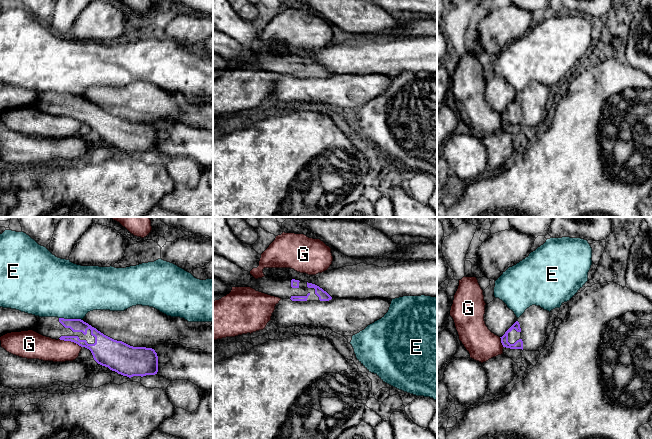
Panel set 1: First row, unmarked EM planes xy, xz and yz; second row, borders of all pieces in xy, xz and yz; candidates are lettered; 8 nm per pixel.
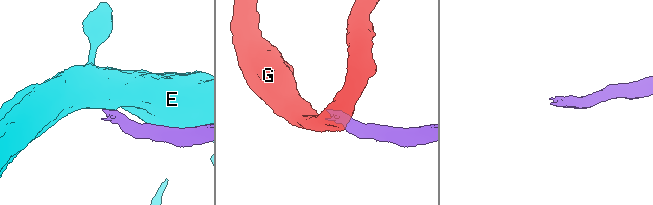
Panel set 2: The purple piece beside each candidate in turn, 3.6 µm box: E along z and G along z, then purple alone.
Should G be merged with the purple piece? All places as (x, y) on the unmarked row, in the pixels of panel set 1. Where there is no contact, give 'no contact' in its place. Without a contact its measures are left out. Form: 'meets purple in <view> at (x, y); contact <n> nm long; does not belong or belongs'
meets purple in xy at (70, 116); contact 200 nm long; does not belong

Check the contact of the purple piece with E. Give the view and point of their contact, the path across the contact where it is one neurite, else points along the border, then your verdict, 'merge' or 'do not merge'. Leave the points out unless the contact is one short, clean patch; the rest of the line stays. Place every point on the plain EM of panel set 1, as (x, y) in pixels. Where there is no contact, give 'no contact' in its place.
xy (70, 95) | along xy (59, 93), (79, 94), (81, 96) | do not merge

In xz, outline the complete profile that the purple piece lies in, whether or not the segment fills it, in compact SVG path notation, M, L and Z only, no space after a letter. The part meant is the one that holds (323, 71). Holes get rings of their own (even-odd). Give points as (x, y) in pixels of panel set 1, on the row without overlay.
M213 29L213 52L231 63L251 63L256 67L292 77L329 77L332 73L319 62L289 54L264 52L255 55L226 34Z

